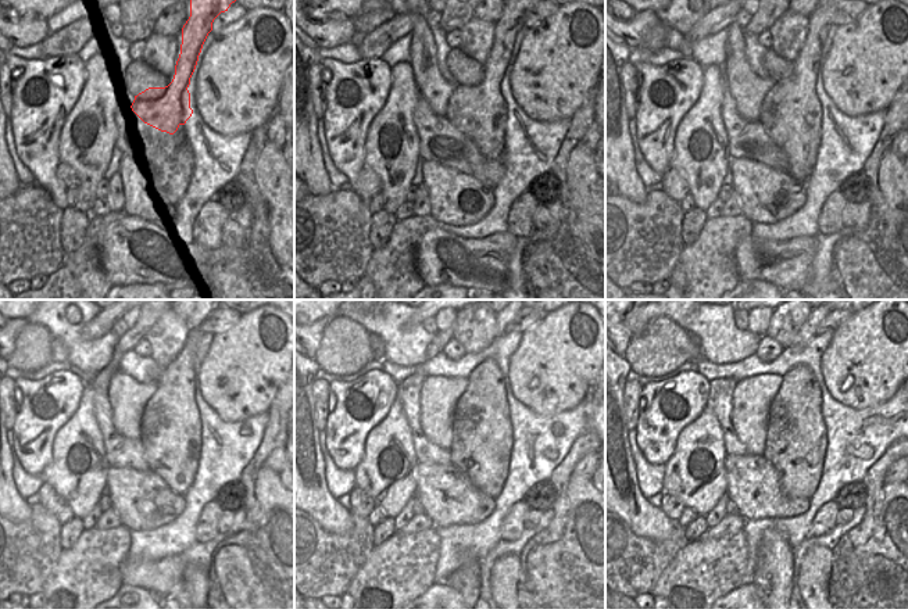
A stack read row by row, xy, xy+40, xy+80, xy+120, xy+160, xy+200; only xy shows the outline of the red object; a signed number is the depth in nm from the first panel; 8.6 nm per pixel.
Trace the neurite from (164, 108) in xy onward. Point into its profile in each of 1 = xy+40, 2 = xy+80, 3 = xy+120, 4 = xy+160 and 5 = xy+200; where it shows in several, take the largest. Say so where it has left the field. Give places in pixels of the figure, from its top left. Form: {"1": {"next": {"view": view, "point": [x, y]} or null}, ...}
{"1": {"next": {"view": "xy+40", "point": [479, 111]}}, "2": {"next": {"view": "xy+80", "point": [790, 113]}}, "3": {"next": {"view": "xy+120", "point": [171, 429]}}, "4": {"next": {"view": "xy+160", "point": [482, 434]}}, "5": {"next": {"view": "xy+200", "point": [796, 439]}}}

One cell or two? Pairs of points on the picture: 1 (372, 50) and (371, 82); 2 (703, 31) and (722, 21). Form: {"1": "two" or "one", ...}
{"1": "two", "2": "one"}

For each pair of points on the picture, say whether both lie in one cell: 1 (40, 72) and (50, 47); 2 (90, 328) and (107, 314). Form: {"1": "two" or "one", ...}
{"1": "two", "2": "one"}

